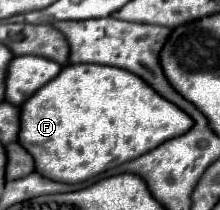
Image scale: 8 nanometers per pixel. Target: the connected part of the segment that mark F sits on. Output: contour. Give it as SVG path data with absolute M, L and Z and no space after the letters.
M64 66L62 74L22 104L20 144L36 160L36 172L56 182L80 184L134 160L162 142L186 134L194 120L150 90L142 78L114 66Z

